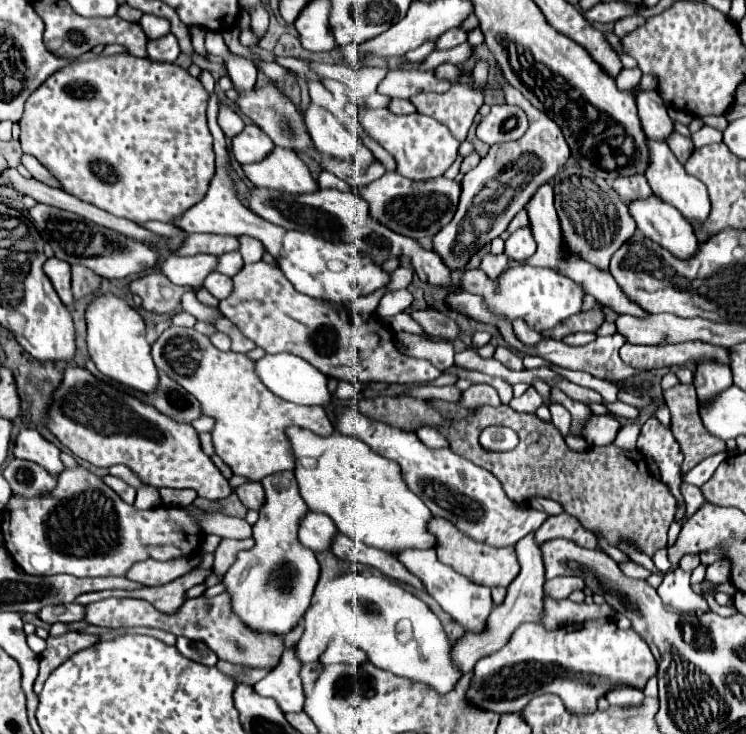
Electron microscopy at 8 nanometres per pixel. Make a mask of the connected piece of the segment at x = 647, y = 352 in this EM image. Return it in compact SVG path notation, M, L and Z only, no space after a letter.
M690 341L680 345L664 345L664 347L646 347L646 345L630 345L624 343L620 347L620 359L638 369L662 369L672 365L684 365L688 361L704 361L716 359L720 363L728 363L728 349L708 345L702 341Z

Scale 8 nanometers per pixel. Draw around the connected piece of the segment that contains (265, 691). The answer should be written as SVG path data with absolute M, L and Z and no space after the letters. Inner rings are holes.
M296 649L284 651L280 667L270 671L262 681L254 685L256 693L262 697L276 699L284 713L300 713L304 707L304 693L300 681L300 659L296 659Z

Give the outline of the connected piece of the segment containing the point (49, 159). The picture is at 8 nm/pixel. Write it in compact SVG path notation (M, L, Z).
M102 55L90 61L76 61L60 71L56 75L50 75L42 87L38 87L26 101L24 115L20 119L20 143L22 151L36 157L68 191L70 195L92 203L104 211L108 211L114 217L124 217L136 223L146 223L146 221L164 221L170 223L174 217L180 217L184 211L188 211L192 205L196 205L200 199L204 199L208 185L212 181L212 175L216 171L214 165L214 149L212 149L212 135L208 131L206 123L206 103L208 103L208 93L202 87L202 83L194 77L188 75L186 69L170 63L152 63L150 59L140 59L132 55Z

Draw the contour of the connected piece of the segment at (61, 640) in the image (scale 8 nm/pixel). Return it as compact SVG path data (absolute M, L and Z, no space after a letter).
M69 632L68 635L58 635L58 637L49 636L46 639L48 647L44 649L44 653L40 655L40 675L34 683L34 691L36 695L42 691L44 681L48 679L48 675L60 667L66 659L70 659L74 653L92 647L94 643L98 643L99 636L92 634L80 634L77 632Z

